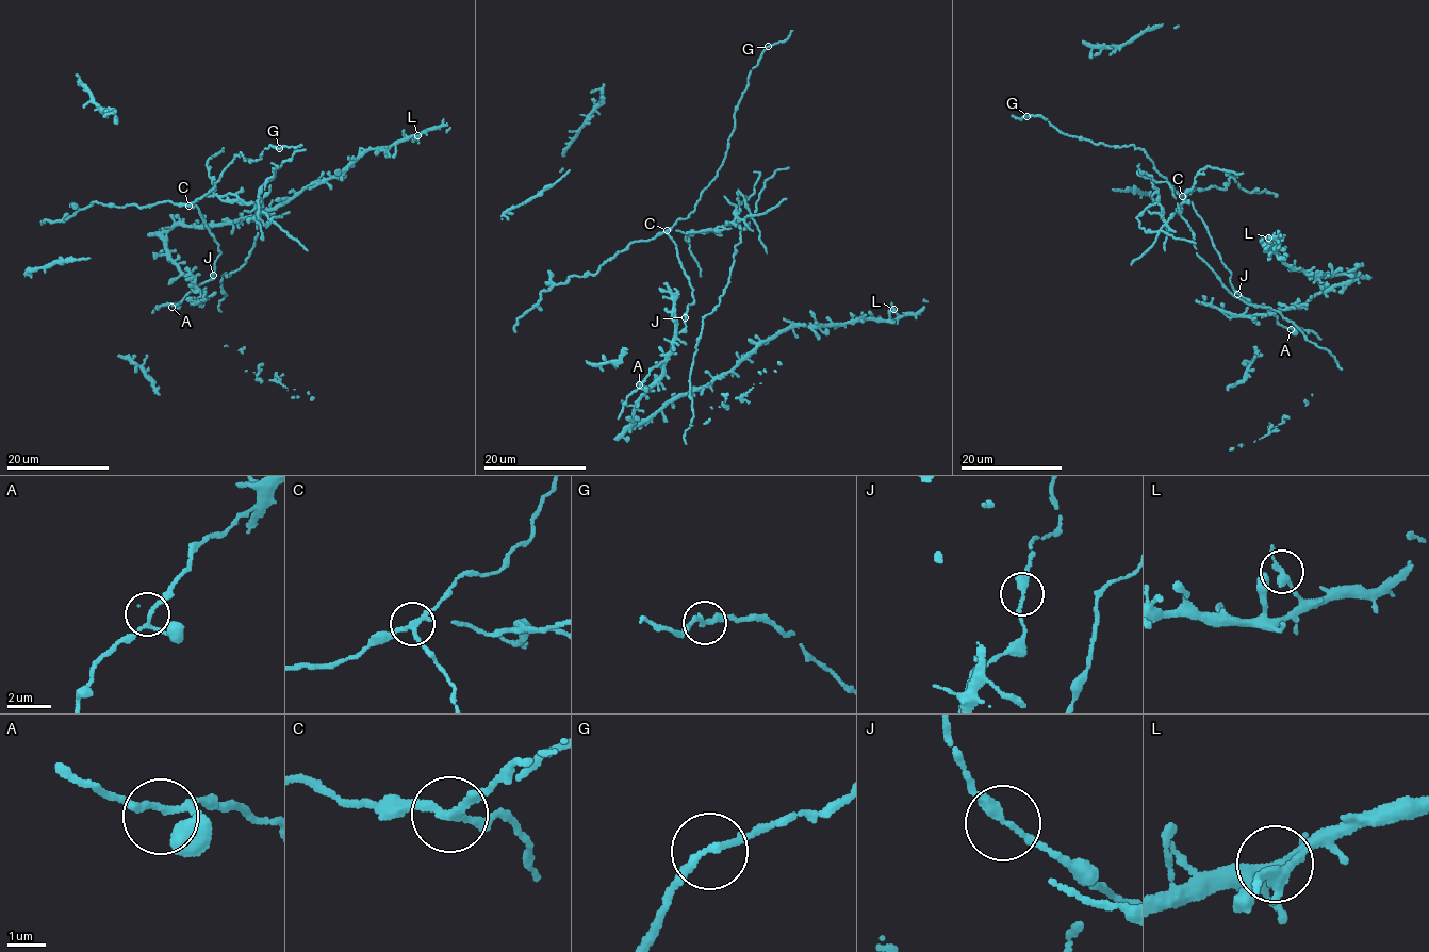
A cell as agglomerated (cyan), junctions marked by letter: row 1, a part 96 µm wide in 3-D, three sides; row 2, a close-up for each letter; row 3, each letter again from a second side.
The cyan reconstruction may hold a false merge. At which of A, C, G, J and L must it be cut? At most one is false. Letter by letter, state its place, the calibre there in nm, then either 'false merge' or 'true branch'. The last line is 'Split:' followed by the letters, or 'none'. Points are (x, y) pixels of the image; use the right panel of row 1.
A: at (1291, 329); 130 nm thick; true branch
C: at (1182, 196); 190 nm thick; false merge
G: at (1027, 116); 200 nm thick; true branch
J: at (1237, 294); 240 nm thick; true branch
L: at (1268, 238); 220 nm thick; true branch
Split: C

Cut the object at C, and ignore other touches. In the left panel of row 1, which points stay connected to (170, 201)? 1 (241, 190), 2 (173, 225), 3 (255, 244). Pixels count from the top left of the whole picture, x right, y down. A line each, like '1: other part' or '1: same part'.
1: same part
2: other part
3: other part

